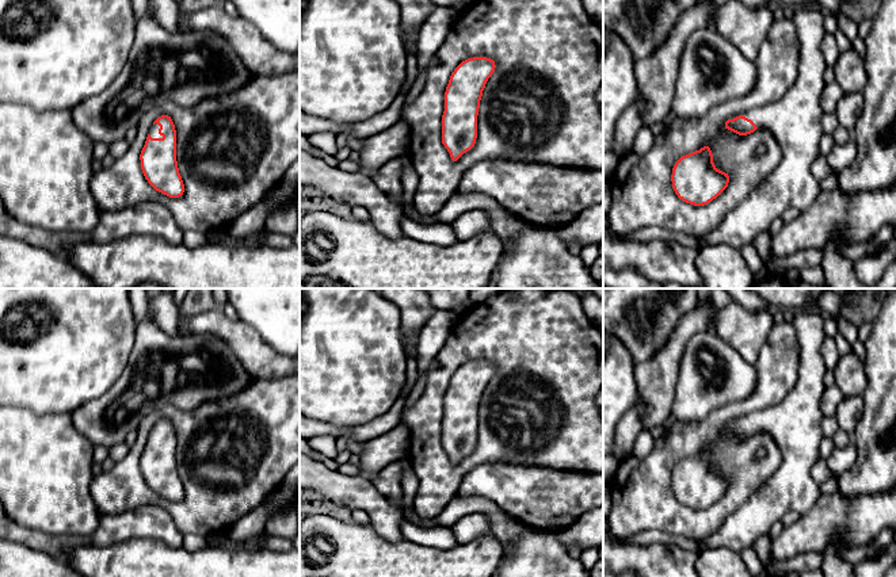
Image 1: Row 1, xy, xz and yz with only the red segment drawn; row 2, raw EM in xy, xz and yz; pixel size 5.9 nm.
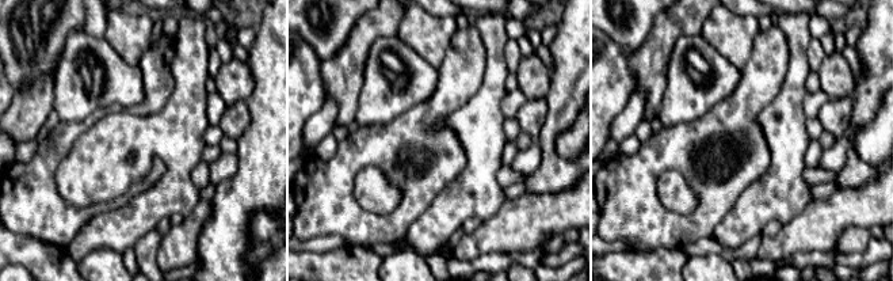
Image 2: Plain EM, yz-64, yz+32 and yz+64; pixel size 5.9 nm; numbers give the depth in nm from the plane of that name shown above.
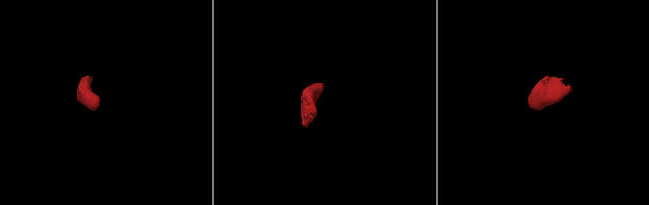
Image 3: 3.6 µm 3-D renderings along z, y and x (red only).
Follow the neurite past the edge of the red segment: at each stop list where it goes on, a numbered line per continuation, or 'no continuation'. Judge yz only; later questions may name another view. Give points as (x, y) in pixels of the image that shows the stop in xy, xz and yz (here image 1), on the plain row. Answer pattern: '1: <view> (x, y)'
1: yz (795, 424)

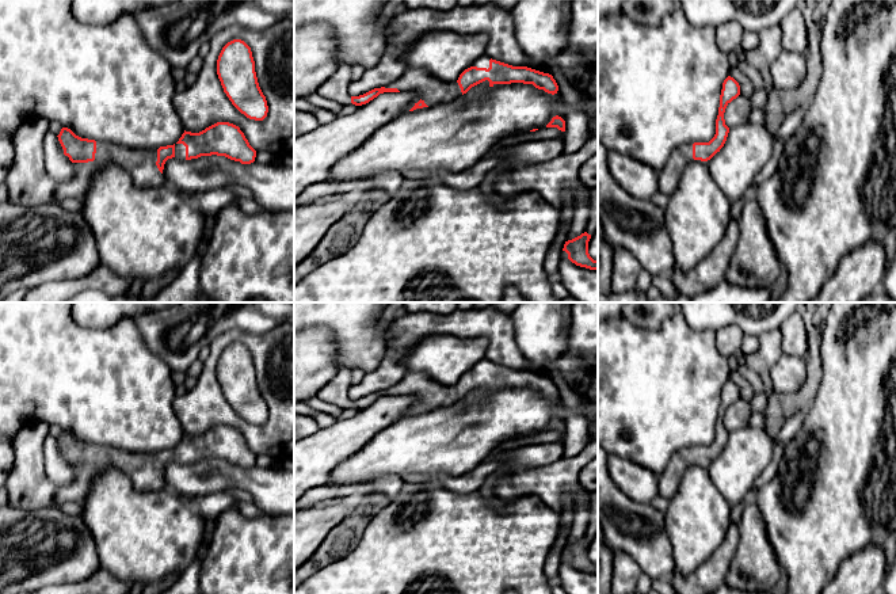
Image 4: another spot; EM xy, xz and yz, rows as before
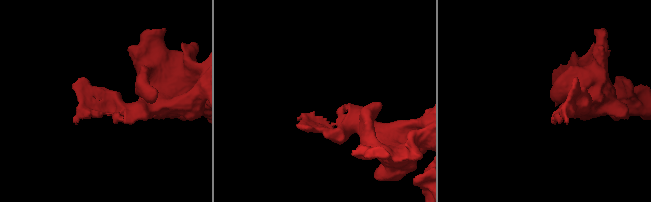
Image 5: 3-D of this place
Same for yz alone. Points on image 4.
1: yz (668, 482)

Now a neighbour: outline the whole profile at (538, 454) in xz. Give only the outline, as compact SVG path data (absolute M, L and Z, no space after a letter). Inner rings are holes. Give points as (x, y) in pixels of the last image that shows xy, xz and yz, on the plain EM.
M537 443L514 449L503 458L497 469L491 473L478 492L487 498L496 498L495 483L502 475L519 468L535 468L549 465L564 457L564 445L561 443Z

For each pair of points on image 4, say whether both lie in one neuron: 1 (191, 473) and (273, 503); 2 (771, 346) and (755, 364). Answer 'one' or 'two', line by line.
1: one
2: one

